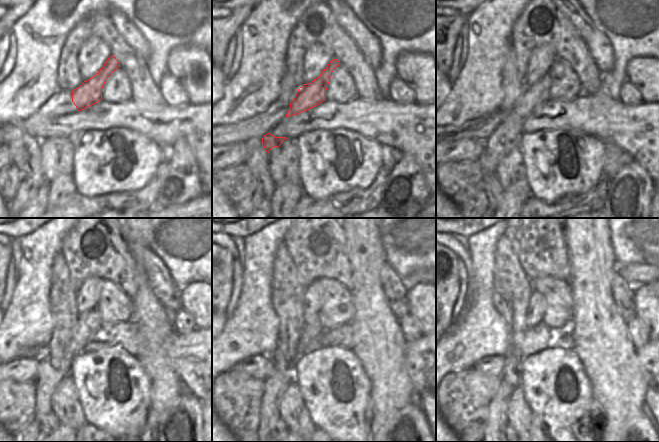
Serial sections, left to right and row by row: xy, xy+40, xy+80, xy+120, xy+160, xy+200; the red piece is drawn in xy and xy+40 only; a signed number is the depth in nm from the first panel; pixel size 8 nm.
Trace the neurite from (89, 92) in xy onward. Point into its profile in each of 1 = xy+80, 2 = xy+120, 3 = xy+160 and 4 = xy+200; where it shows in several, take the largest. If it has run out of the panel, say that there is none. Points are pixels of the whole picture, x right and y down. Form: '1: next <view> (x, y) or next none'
1: next xy+80 (501, 141)
2: next xy+120 (52, 369)
3: next xy+160 (274, 386)
4: next xy+200 (497, 419)

